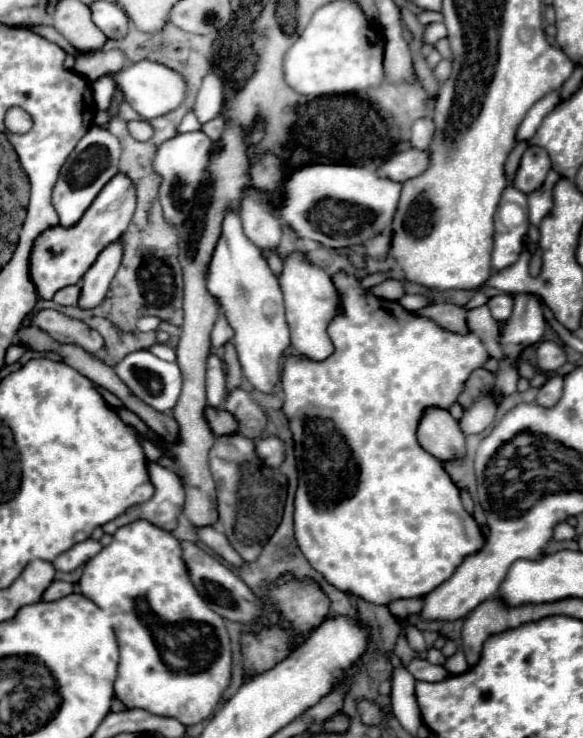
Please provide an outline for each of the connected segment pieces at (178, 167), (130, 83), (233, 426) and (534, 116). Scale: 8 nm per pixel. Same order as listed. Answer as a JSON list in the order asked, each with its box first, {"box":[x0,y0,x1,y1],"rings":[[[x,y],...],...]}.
[{"box":[153,132,211,226],"rings":[[[189,132],[189,134],[177,134],[169,140],[165,140],[153,158],[153,172],[161,176],[159,184],[159,202],[163,208],[163,218],[169,226],[183,226],[187,220],[187,214],[183,212],[183,202],[195,200],[199,186],[203,186],[209,180],[209,162],[211,162],[211,140],[201,132]]]},{"box":[115,60,187,120],"rings":[[[141,60],[127,70],[115,72],[115,82],[117,82],[117,88],[125,94],[125,100],[129,102],[129,106],[145,120],[169,114],[171,110],[179,108],[187,94],[187,82],[183,74],[151,60]]]},{"box":[205,406,237,436],"rings":[[[207,406],[205,408],[205,418],[207,418],[207,422],[209,422],[209,426],[211,426],[215,436],[237,432],[237,422],[227,410],[219,410],[219,408]]]},{"box":[517,92,561,140],"rings":[[[553,92],[553,94],[547,94],[545,98],[541,98],[541,102],[537,102],[525,116],[525,120],[521,122],[519,126],[519,132],[517,132],[517,140],[529,140],[537,128],[541,126],[543,118],[561,102],[559,98],[559,92]]]}]

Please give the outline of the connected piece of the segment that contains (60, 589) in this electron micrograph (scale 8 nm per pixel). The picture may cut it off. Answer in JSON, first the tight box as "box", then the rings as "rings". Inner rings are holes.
{"box":[43,582,73,600],"rings":[[[51,582],[51,586],[43,592],[43,600],[57,600],[63,598],[65,594],[73,592],[73,584],[69,582]]]}

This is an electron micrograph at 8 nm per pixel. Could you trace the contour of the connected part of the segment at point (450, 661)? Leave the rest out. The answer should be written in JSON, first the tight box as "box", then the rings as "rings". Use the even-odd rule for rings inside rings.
{"box":[445,648,469,674],"rings":[[[459,648],[451,658],[447,658],[445,668],[447,668],[447,672],[451,672],[451,674],[463,674],[463,672],[469,668],[469,666],[467,666],[467,660],[465,660],[465,654],[463,654],[461,648]]]}

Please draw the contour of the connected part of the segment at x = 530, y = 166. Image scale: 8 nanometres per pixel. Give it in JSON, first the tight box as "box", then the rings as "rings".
{"box":[513,146,551,194],"rings":[[[529,146],[521,156],[519,168],[513,178],[513,186],[525,194],[531,194],[543,184],[549,168],[551,160],[547,150],[541,146]]]}

